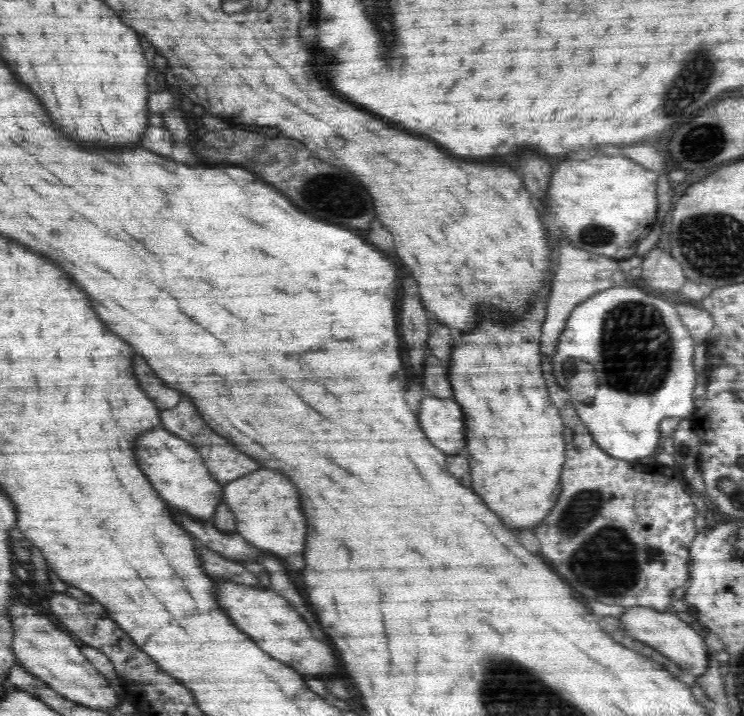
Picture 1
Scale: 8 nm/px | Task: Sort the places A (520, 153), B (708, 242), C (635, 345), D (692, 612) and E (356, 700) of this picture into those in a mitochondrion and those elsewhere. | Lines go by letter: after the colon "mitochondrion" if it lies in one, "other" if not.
A: other
B: mitochondrion
C: mitochondrion
D: other
E: other

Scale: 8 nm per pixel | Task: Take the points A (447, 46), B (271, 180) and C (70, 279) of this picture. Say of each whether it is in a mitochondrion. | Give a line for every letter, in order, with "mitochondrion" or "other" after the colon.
A: other
B: other
C: other

